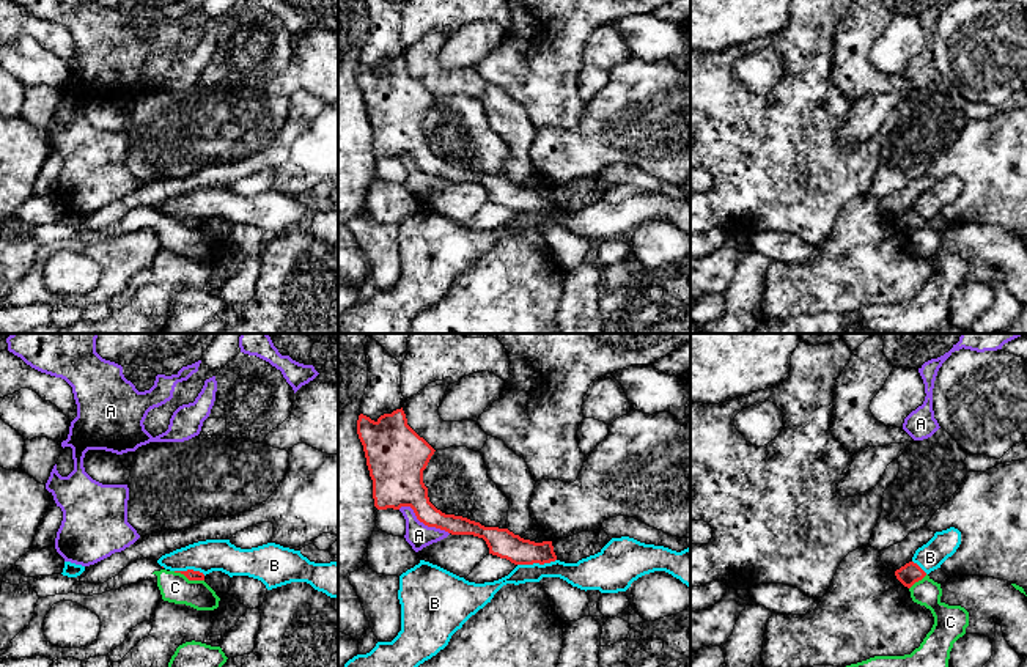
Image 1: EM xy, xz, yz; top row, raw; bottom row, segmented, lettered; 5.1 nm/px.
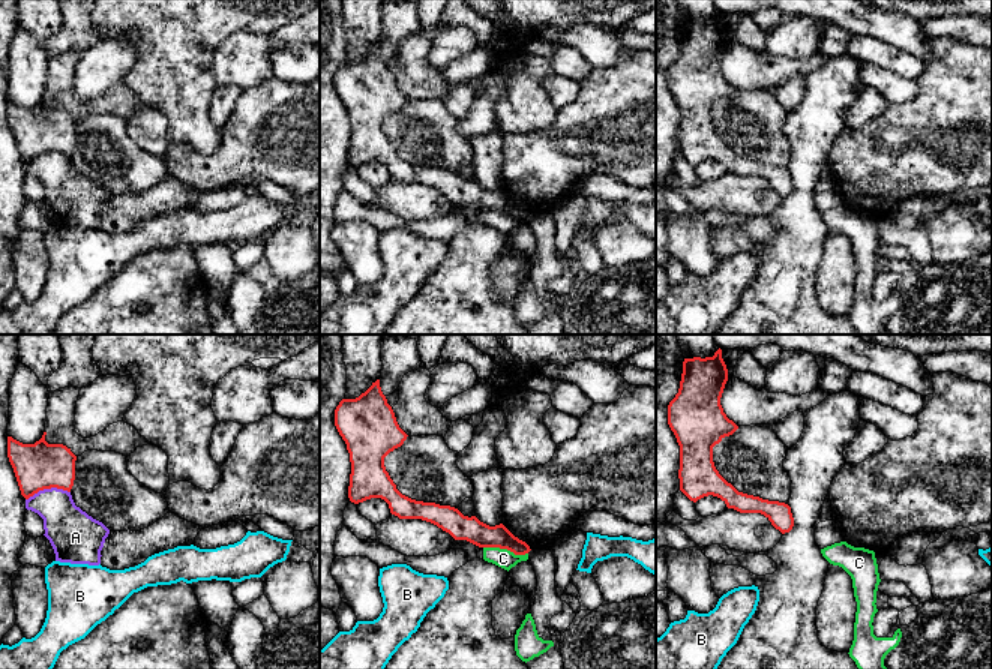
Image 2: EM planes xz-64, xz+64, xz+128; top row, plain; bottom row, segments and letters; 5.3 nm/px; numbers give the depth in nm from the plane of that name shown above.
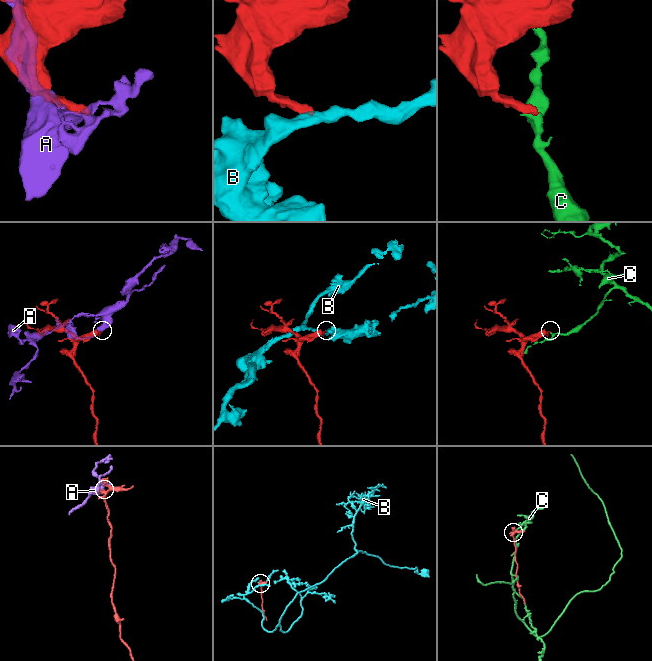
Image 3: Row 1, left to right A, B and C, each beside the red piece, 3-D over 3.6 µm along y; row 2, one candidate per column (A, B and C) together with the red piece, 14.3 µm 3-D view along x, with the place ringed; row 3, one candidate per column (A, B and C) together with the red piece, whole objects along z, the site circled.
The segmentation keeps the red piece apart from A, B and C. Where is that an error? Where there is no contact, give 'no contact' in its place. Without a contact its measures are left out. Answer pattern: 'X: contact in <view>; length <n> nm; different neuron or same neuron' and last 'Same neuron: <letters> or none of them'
A: contact in xz; length 300 nm; different neuron
B: contact in xz; length 200 nm; different neuron
C: contact in xy; length 170 nm; different neuron
Same neuron: none of them

